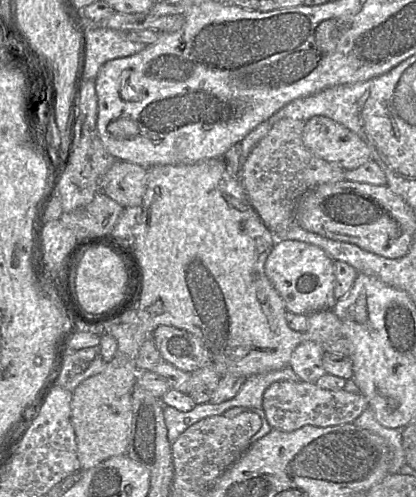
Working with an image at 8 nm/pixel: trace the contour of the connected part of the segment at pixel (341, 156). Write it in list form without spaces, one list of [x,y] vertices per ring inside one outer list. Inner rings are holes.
[[[325,116],[306,121],[303,142],[315,156],[345,171],[372,160],[370,149],[356,133]]]

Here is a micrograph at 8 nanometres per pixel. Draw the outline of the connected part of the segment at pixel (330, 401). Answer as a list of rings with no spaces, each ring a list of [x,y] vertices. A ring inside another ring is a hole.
[[[277,381],[272,383],[263,396],[262,408],[268,423],[273,429],[292,432],[303,426],[336,426],[352,423],[369,406],[367,399],[360,393],[321,388],[316,382]]]

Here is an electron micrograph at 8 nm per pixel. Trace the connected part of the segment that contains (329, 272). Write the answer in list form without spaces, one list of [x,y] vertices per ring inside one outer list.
[[[298,240],[276,241],[271,253],[269,254],[266,260],[265,274],[267,278],[270,280],[270,282],[272,283],[272,285],[274,286],[274,288],[276,289],[276,291],[281,296],[282,300],[284,301],[284,305],[287,311],[293,312],[295,314],[302,314],[308,316],[317,311],[332,309],[337,301],[334,296],[334,286],[335,286],[334,260],[331,259],[321,248],[315,245],[301,242]]]

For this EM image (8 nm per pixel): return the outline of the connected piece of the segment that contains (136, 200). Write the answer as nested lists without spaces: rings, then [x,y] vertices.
[[[117,160],[101,180],[101,192],[122,207],[142,206],[148,168]]]

